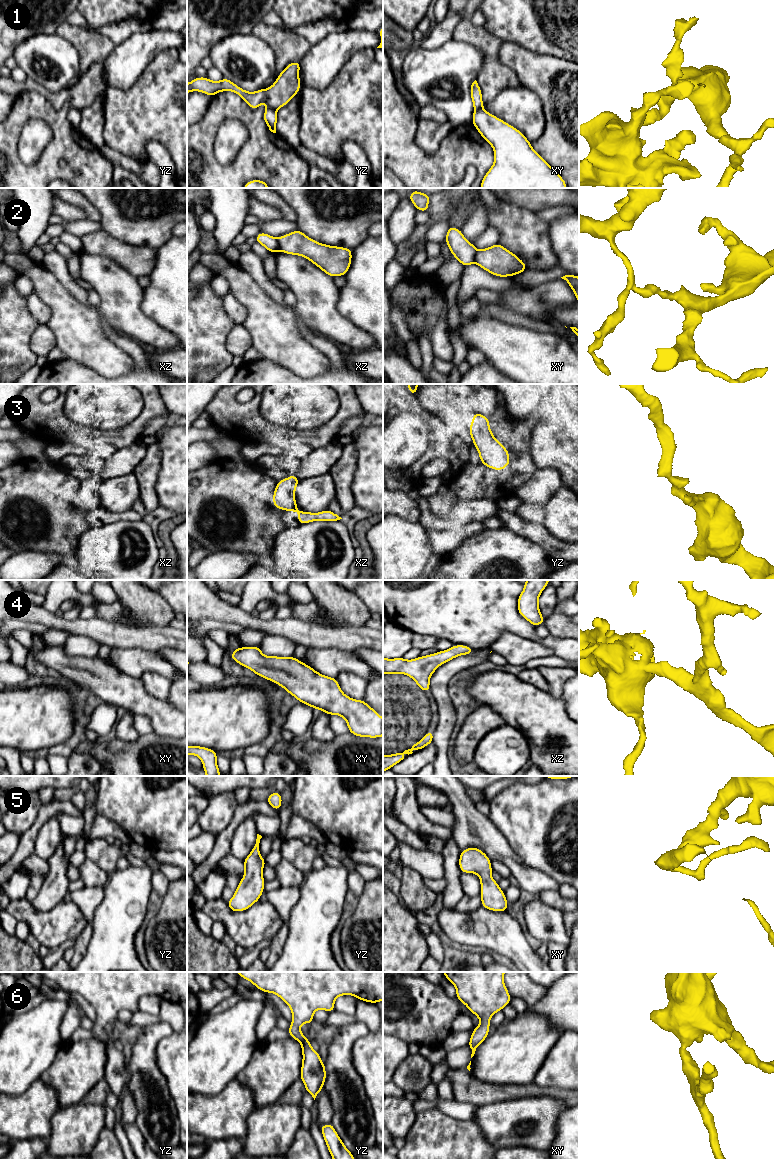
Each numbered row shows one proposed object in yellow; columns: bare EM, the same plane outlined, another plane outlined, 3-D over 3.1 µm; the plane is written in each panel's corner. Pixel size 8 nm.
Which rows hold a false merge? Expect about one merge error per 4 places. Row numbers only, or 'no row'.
1, 2

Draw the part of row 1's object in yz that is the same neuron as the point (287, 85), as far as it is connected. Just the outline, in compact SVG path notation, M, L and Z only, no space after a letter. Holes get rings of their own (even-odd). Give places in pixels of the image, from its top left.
M301 61L289 63L278 75L274 84L267 89L248 92L225 77L217 82L207 77L197 77L187 83L187 94L191 91L199 91L212 98L219 92L231 91L238 94L253 110L265 102L267 108L277 111L287 105L301 88L301 80L298 77L300 64Z

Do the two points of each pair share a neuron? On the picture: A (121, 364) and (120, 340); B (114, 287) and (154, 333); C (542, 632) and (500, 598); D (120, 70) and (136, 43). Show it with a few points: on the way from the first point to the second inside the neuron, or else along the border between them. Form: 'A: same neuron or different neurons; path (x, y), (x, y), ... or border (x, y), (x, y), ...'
A: different neurons; border (104, 330), (132, 359), (134, 366)
B: same neuron; path (119, 299), (142, 323)
C: different neurons; border (534, 627), (535, 634), (538, 637), (548, 636)
D: same neuron; path (126, 63), (136, 50)

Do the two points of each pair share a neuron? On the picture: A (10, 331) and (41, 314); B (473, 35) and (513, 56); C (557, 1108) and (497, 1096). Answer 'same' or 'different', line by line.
A: different
B: different
C: different

